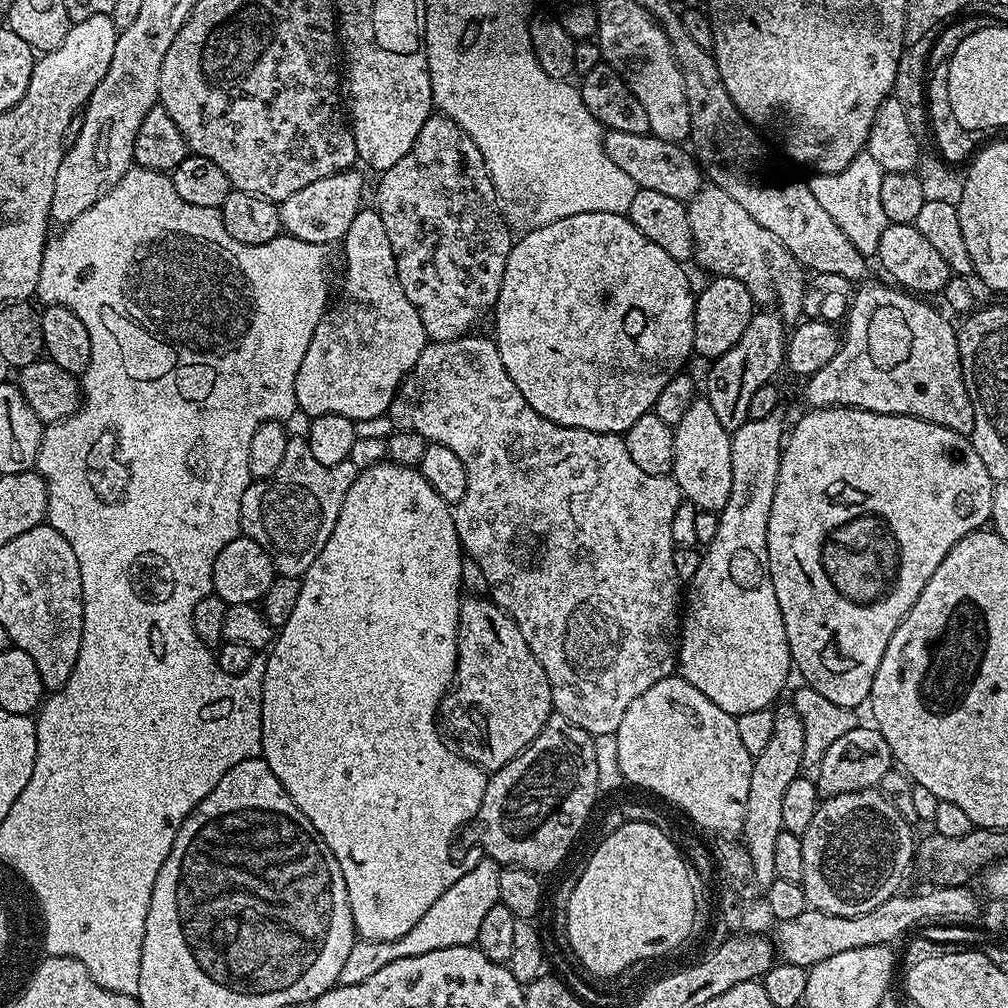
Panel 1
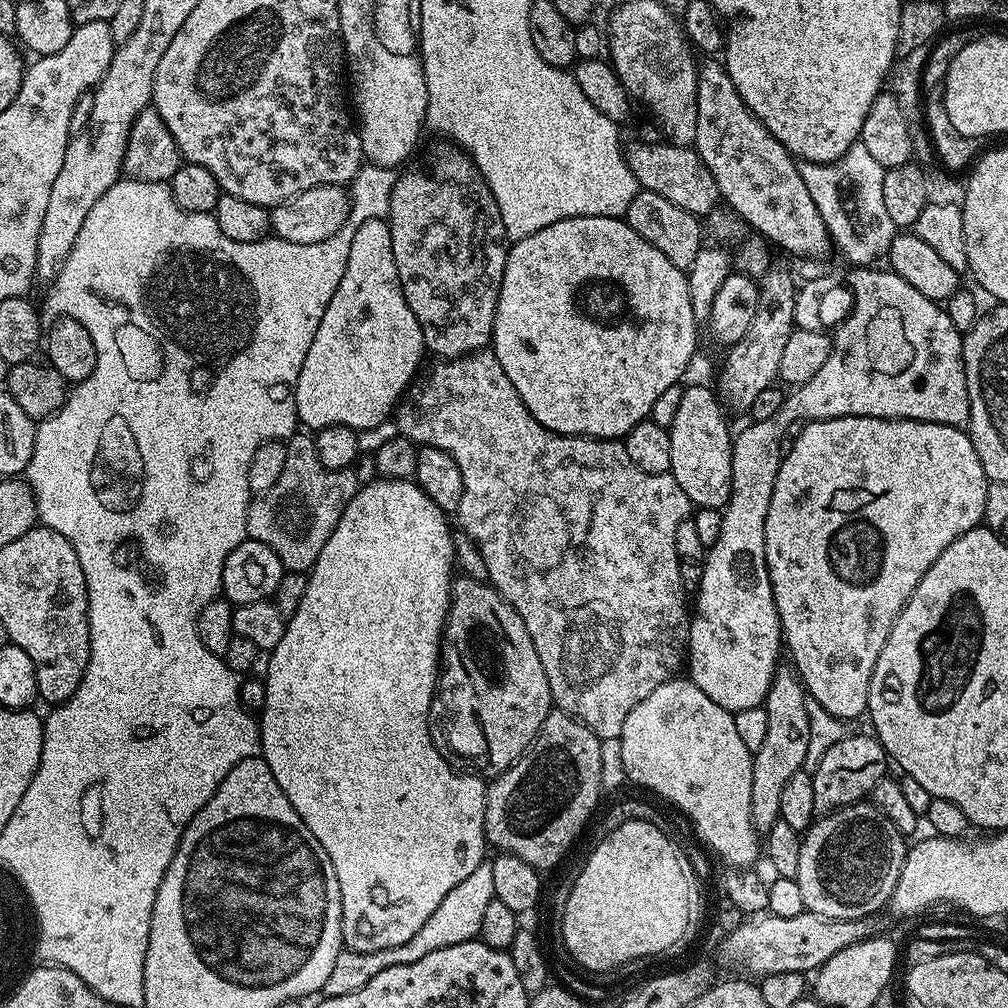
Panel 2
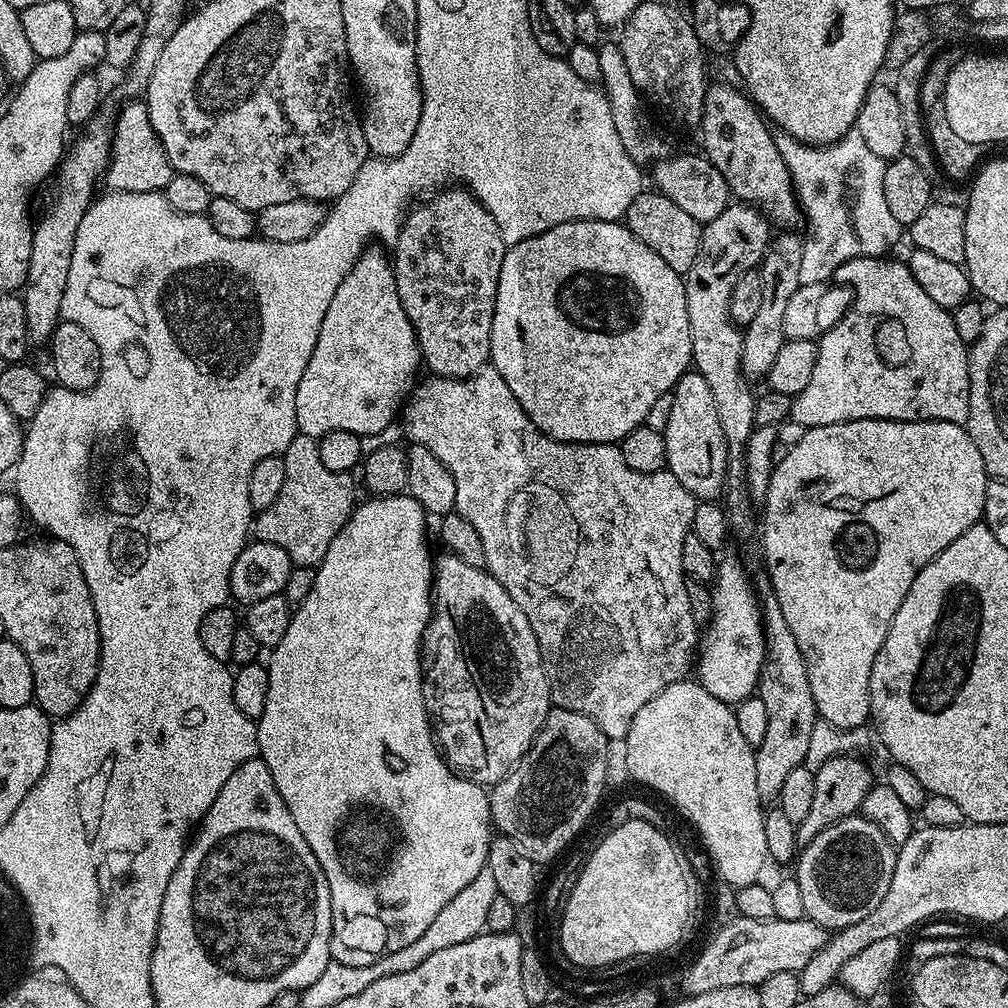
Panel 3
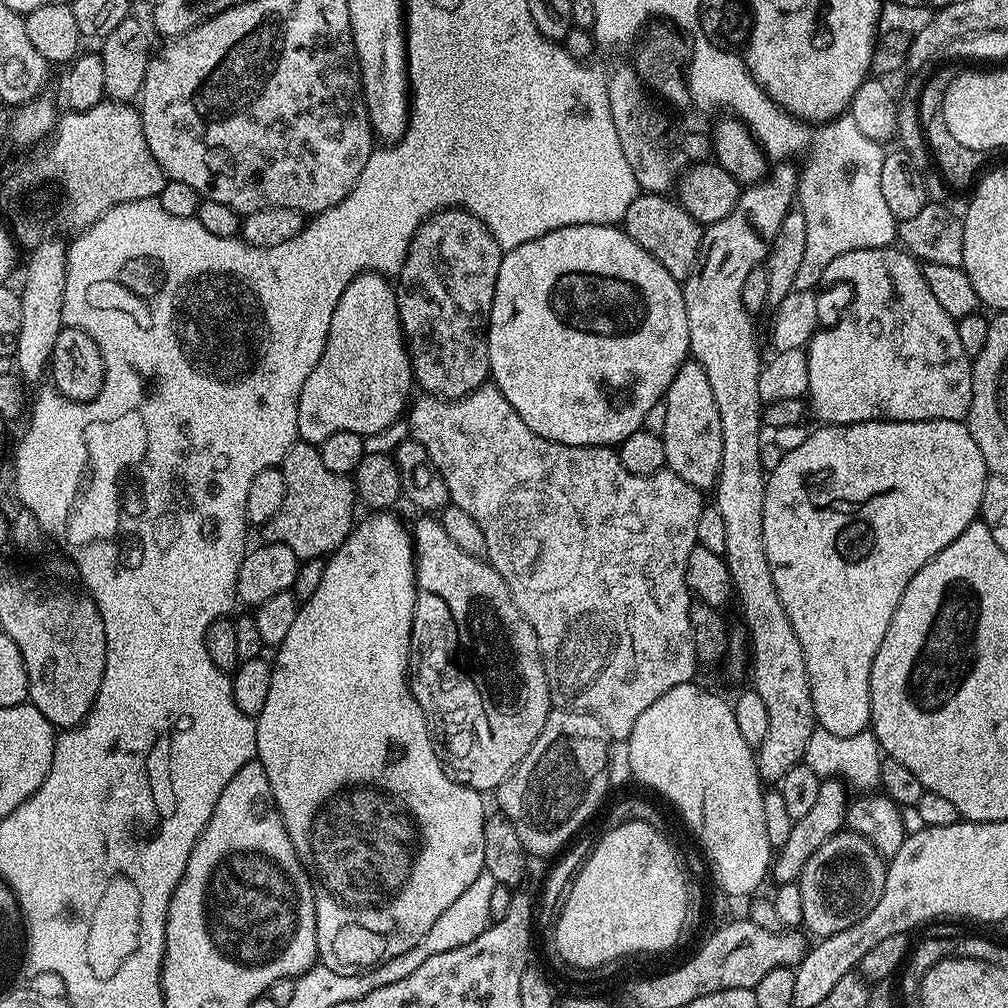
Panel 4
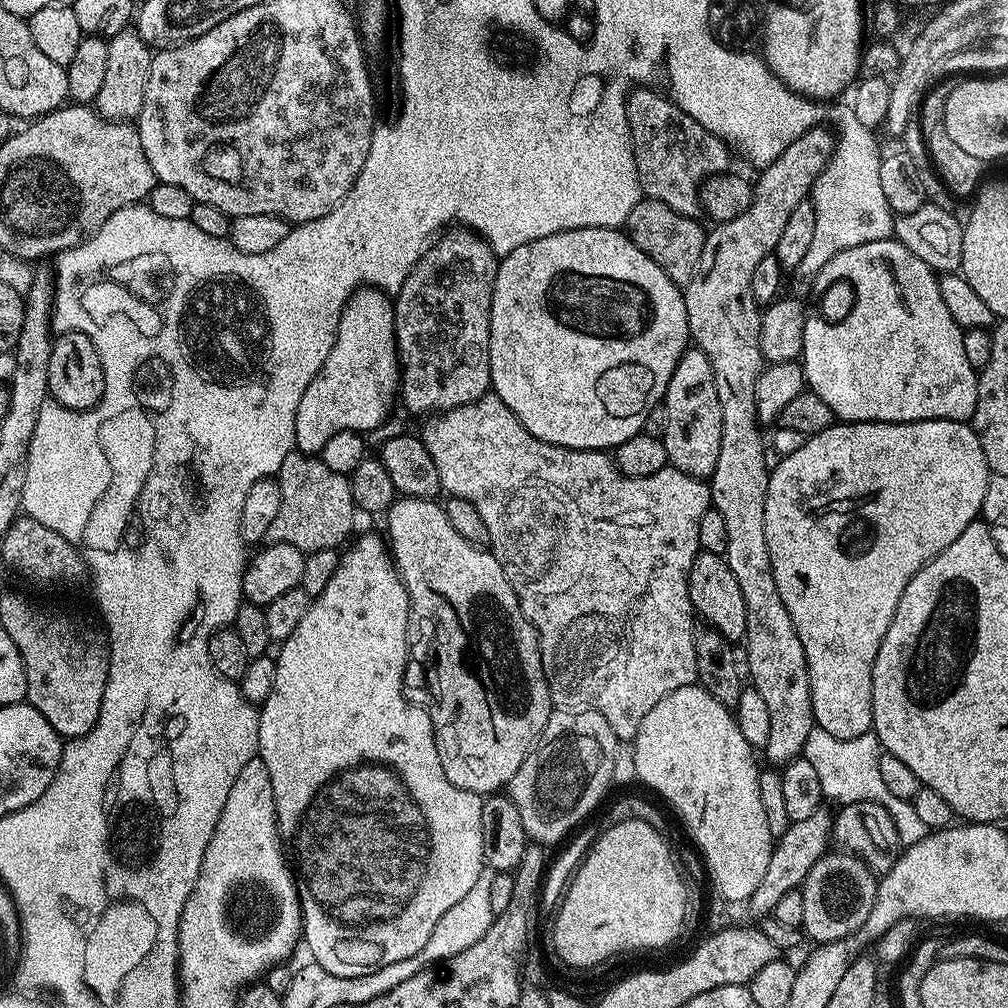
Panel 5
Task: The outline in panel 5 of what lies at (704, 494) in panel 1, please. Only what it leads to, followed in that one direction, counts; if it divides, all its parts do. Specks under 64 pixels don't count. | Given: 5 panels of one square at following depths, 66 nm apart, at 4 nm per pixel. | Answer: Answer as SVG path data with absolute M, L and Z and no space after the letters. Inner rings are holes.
M689 347L678 366L674 366L662 406L666 410L666 430L662 439L669 465L691 476L711 477L718 462L718 446L722 446L722 406L718 402L710 358L706 358L700 348Z

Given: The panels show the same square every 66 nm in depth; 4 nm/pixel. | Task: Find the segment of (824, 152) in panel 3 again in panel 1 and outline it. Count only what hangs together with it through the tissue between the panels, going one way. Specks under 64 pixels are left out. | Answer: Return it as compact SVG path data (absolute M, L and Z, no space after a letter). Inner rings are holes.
M867 150L854 157L850 166L840 172L817 172L808 180L814 198L838 222L842 234L850 238L856 249L866 258L875 257L882 230L889 226L885 212L882 210L882 178L885 170L870 158Z

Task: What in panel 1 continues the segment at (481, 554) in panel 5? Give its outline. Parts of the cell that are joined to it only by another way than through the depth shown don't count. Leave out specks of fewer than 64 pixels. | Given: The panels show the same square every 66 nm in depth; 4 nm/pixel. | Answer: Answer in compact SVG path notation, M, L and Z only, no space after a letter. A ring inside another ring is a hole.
M461 599L456 678L439 710L443 727L452 731L459 751L489 773L497 772L528 747L553 714L546 670L526 646L522 630L491 599Z

